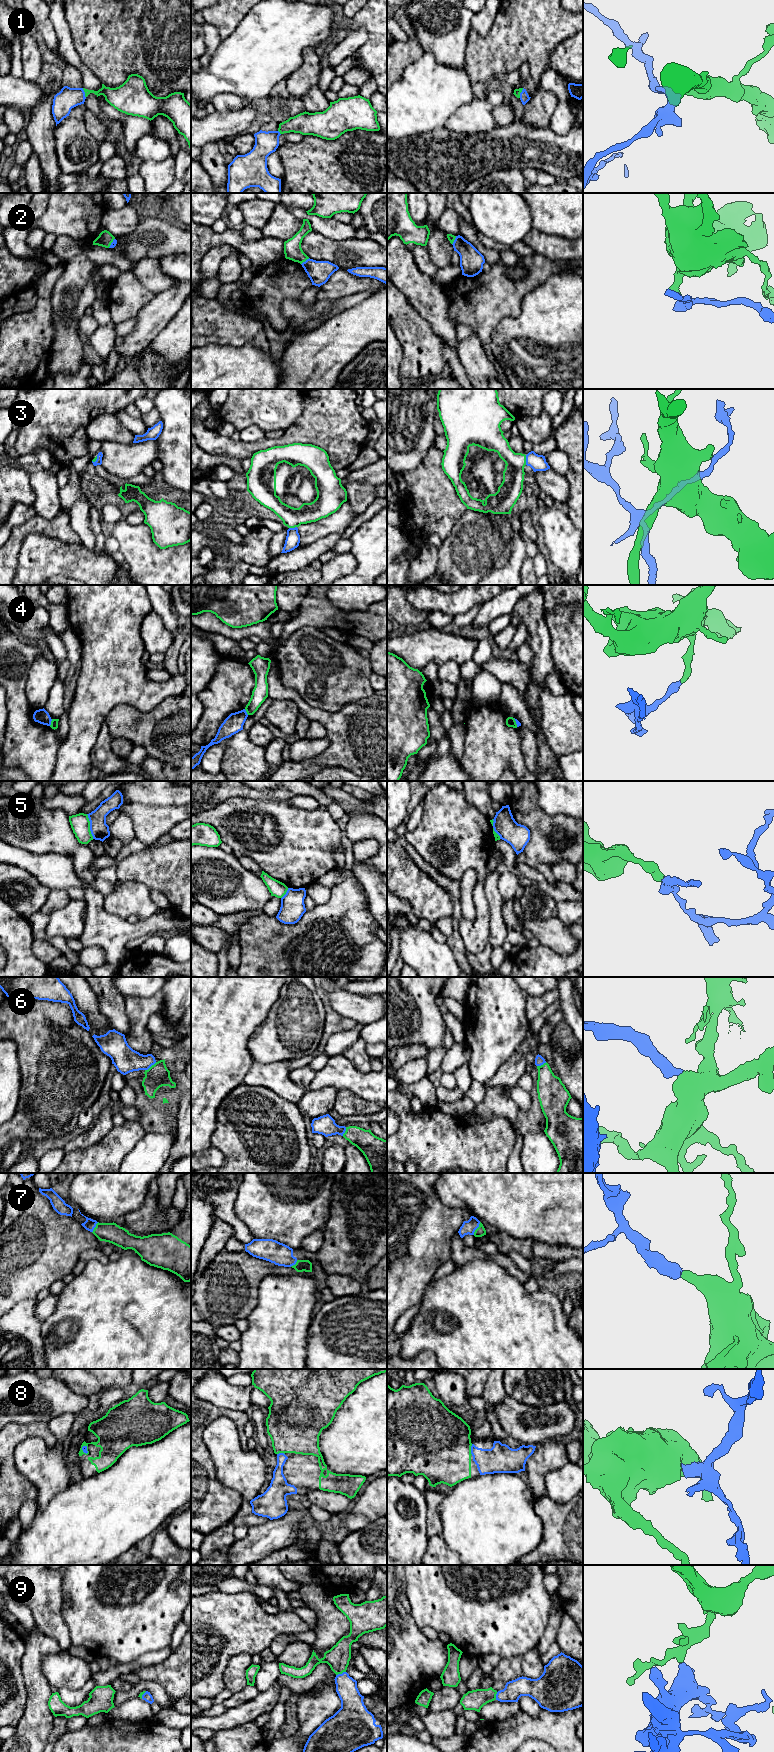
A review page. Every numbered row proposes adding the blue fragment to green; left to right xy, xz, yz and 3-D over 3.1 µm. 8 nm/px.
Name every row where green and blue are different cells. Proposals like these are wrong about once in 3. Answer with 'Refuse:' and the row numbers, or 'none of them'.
Refuse: 2, 4, 5

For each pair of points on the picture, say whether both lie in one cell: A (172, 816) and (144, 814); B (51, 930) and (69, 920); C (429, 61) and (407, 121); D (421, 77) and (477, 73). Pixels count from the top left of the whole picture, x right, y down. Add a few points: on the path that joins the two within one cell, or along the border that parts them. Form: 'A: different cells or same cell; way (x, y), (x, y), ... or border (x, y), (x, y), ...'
A: same cell; way (165, 816), (151, 816)
B: same cell; way (55, 927), (65, 922)
C: same cell; way (427, 76), (427, 94), (415, 106)
D: different cells; border (465, 69), (472, 82)

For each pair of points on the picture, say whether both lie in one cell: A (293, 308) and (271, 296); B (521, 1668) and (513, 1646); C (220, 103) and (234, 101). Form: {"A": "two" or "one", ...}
{"A": "two", "B": "two", "C": "one"}

